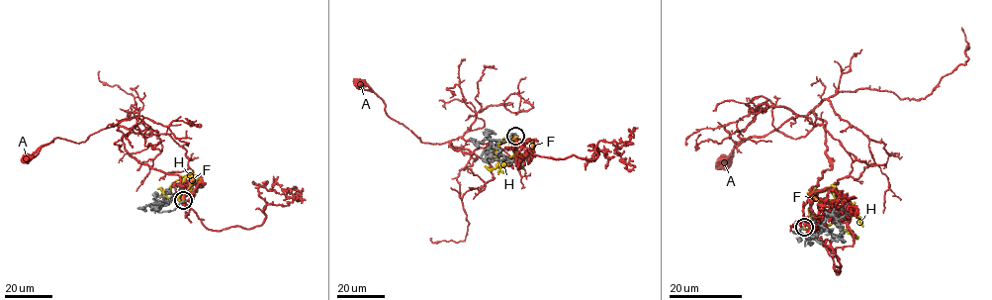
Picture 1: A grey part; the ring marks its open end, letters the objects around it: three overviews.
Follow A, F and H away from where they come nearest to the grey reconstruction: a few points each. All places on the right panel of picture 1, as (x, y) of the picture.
A: (803, 227), (803, 205), (831, 169), (825, 123), (813, 112), (804, 137), (750, 137), (723, 160)
F: (803, 228), (812, 205), (810, 195), (832, 200)
H: (803, 228), (808, 229), (811, 204), (820, 192), (833, 186), (837, 209), (843, 216), (853, 214), (855, 202)

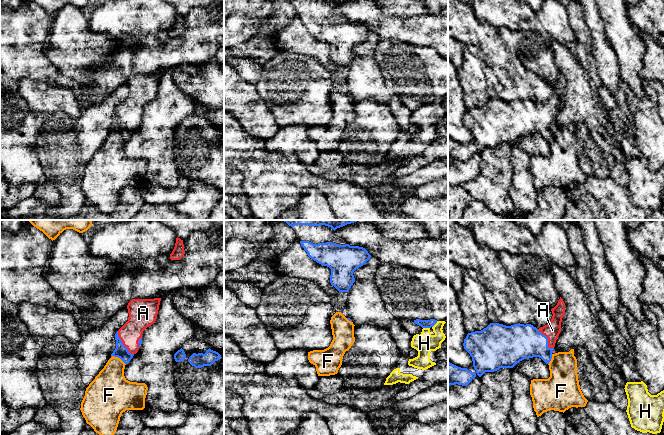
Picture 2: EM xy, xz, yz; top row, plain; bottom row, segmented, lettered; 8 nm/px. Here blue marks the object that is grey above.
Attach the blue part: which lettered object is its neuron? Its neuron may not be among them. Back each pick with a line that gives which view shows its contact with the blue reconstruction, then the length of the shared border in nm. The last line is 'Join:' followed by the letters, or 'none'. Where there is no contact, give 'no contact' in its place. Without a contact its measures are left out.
A: meets blue in xy; contact 240 nm long
Join: A

